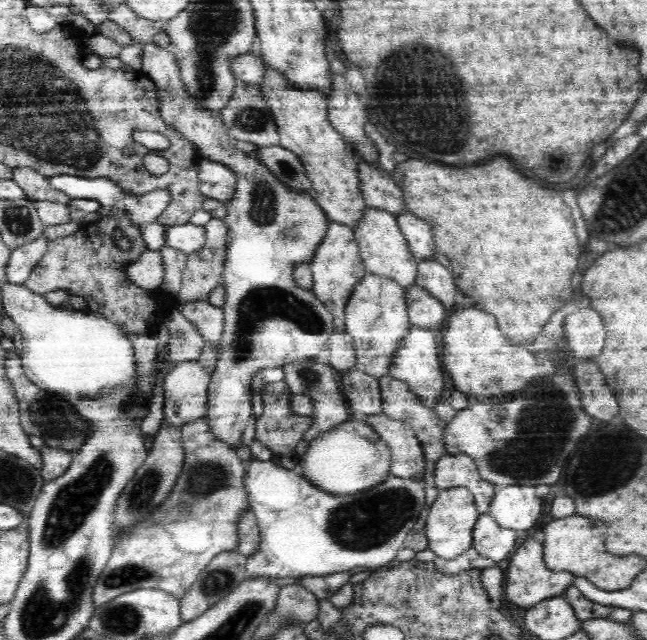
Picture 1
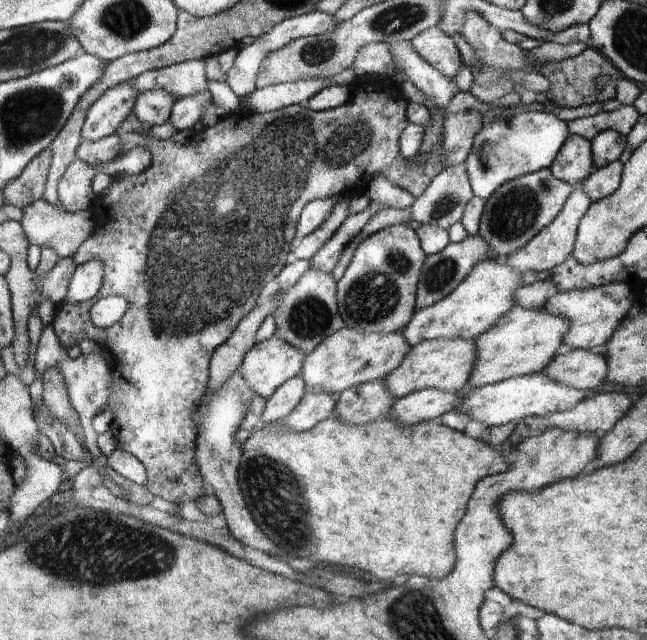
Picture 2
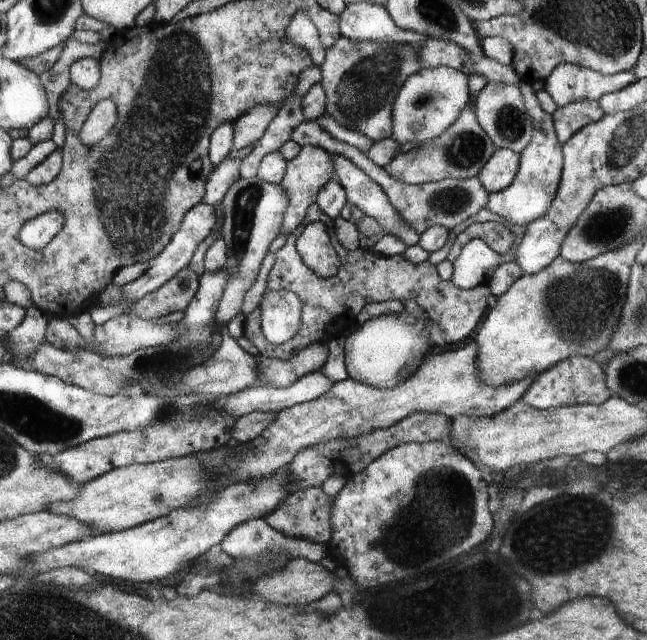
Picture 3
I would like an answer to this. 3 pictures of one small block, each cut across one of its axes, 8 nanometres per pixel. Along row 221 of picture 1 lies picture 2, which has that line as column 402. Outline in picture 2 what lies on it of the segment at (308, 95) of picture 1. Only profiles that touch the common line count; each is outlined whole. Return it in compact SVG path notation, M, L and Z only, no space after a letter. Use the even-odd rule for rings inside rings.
M347 326L328 336L310 354L306 355L300 376L306 384L306 391L326 392L338 396L350 387L359 387L388 376L408 355L410 348L402 331L392 334L356 332Z

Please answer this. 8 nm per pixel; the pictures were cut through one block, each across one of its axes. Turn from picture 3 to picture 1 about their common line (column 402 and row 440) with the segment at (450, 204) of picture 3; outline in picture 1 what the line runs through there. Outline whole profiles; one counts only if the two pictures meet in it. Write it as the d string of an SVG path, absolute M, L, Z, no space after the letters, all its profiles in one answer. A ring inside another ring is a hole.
M207 415L179 429L185 450L182 473L170 496L151 516L115 540L110 560L93 590L96 608L138 589L164 590L180 600L218 553L234 551L239 546L238 522L251 510L243 483L249 462L240 459L230 443L212 436Z

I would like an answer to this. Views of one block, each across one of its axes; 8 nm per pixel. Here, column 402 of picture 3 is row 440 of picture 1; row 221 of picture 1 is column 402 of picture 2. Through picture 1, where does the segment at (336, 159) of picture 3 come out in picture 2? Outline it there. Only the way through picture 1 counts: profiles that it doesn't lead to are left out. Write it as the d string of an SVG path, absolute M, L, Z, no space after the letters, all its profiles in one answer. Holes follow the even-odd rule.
M403 224L389 226L368 236L366 240L362 240L354 250L354 256L352 256L344 275L337 282L336 300L340 316L346 322L346 326L361 333L392 334L402 331L414 318L418 280L420 280L420 271L426 255L416 232Z

